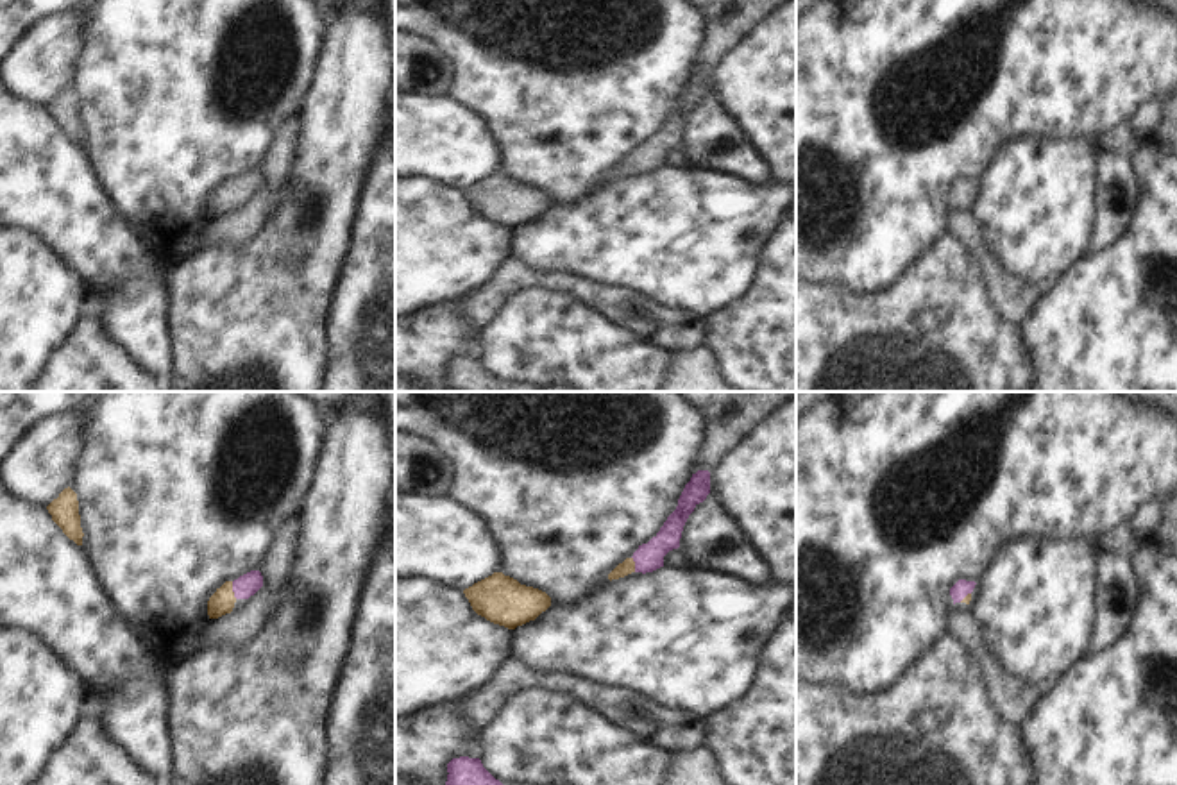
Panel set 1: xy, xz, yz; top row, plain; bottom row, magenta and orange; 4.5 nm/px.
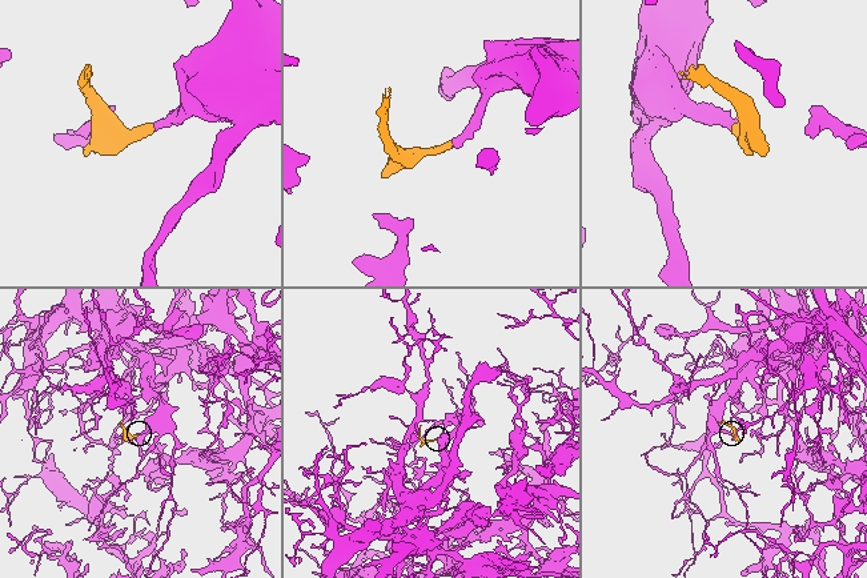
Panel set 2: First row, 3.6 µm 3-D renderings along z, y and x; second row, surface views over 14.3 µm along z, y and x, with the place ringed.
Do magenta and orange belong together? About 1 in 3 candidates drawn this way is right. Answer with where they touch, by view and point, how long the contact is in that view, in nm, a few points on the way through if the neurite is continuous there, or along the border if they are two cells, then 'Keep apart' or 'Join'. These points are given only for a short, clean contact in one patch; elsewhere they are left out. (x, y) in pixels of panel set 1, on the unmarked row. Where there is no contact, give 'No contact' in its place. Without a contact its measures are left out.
Touches magenta at xy (233, 190). Shared border 80 nm. Path across: xy (244, 186), (233, 190), (222, 201). Join.

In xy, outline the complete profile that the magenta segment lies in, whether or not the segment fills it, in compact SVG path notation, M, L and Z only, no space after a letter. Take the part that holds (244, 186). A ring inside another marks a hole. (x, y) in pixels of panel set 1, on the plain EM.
M250 170L234 181L225 181L207 200L209 218L231 213L238 198L249 198L263 186L259 170Z

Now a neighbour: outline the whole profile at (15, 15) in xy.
M0 0L0 63L34 21L84 7L88 0Z

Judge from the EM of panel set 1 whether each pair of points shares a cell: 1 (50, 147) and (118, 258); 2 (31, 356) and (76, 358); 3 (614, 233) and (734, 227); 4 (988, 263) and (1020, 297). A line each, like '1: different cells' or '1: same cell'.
1: same cell
2: different cells
3: same cell
4: same cell

